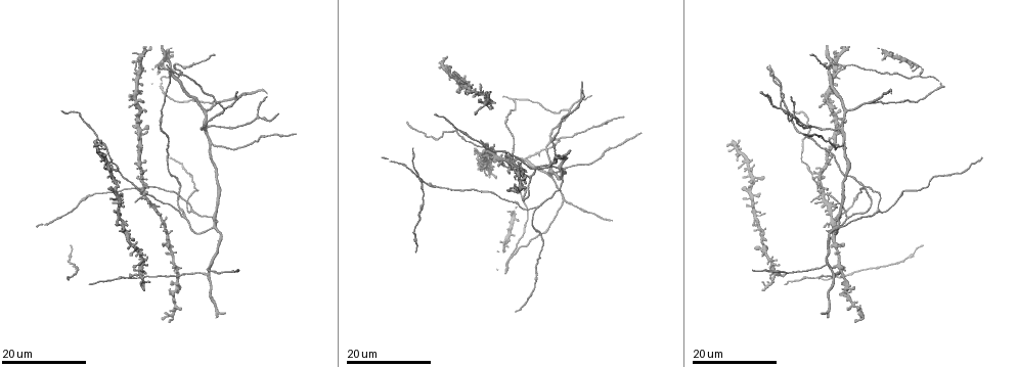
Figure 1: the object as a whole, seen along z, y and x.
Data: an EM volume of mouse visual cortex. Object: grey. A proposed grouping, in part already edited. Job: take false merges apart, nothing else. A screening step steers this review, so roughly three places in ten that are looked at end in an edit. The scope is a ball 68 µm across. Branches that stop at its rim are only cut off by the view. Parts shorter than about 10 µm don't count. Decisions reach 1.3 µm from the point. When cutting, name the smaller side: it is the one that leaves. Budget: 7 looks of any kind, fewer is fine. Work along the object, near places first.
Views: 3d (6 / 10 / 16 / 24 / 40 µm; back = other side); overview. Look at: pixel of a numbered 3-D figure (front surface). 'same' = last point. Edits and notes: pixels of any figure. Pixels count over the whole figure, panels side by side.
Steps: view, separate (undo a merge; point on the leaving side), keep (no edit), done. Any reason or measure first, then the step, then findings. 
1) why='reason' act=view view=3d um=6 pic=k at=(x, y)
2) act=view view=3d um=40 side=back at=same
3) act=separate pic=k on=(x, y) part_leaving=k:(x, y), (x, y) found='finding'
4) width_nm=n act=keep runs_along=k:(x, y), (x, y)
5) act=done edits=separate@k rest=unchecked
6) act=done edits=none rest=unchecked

why='four-way junction' act=view view=3d um=16 pic=1 at=(145, 188)

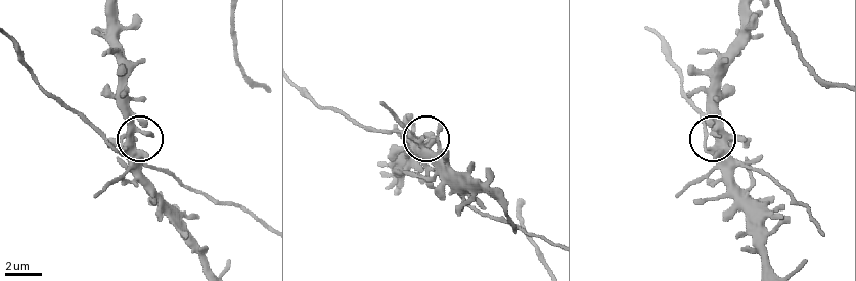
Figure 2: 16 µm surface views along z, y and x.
why='zoom in' act=view view=3d um=6 pic=2 at=(718, 140)

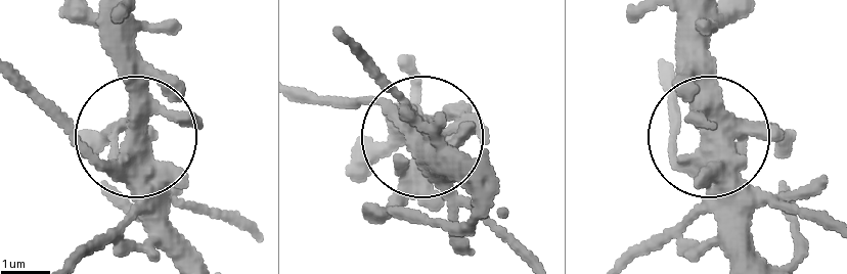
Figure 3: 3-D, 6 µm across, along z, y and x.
side_arm_um=33 act=keep runs_along=3:(227, 216), (166, 195), (141, 147), (93, 155), (24, 90) found='continuous, no second neuron'

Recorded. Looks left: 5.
why='a fork' act=view view=3d um=24 pic=1 at=(214, 143)

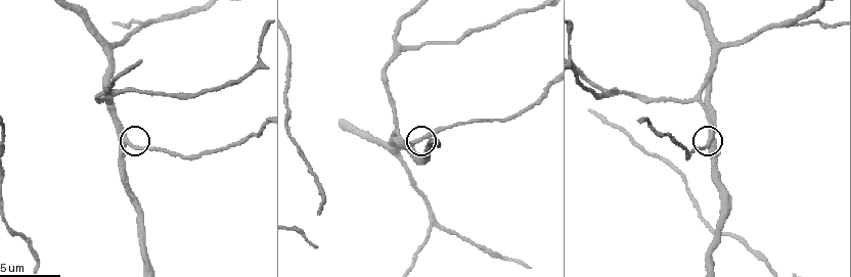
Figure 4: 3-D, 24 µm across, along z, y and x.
why='zoom in' act=view view=3d um=10 pic=4 at=(707, 144)

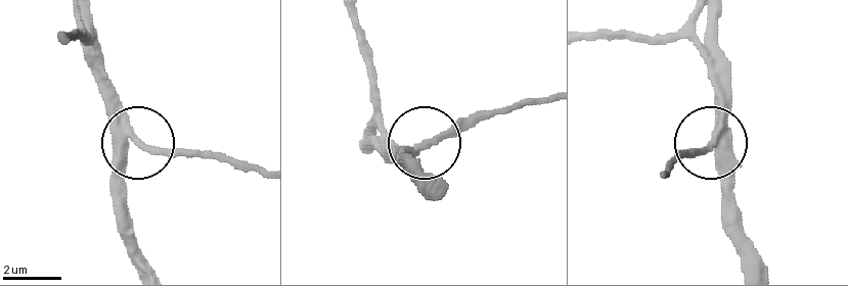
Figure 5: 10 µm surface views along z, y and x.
arms=3 act=keep runs_along=5:(743, 269), (725, 159), (714, 145), (706, 152), (677, 152) found='continuous, no second neuron'

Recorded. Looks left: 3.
why='branch point' act=view view=3d um=10 pic=4 at=(115, 91)

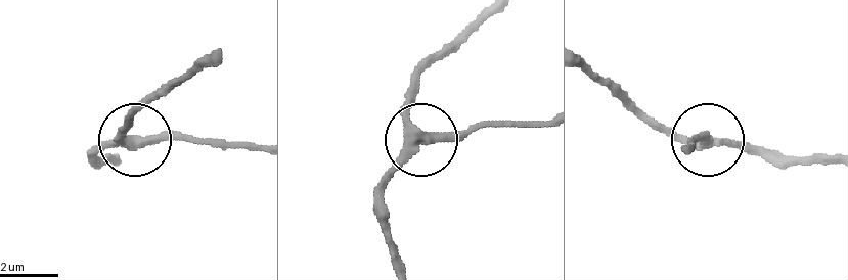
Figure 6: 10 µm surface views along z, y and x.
width_nm=310 act=keep found='one neuron here'

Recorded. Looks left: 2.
act=done edits=none rest=unchecked

